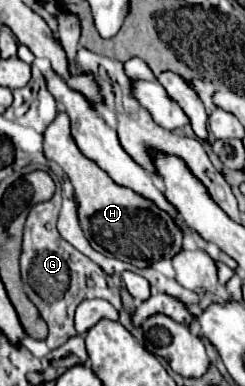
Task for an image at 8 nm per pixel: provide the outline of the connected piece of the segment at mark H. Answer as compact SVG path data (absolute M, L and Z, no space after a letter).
M59 113L59 117L55 117L55 121L47 127L43 149L45 157L55 161L73 183L79 203L79 221L93 249L107 255L115 253L117 259L141 269L151 267L155 261L159 261L165 255L167 245L169 249L173 249L175 235L167 227L163 211L133 189L117 185L109 177L109 173L103 171L95 161L83 157L83 153L75 145L75 139L71 137L71 123L65 113Z

